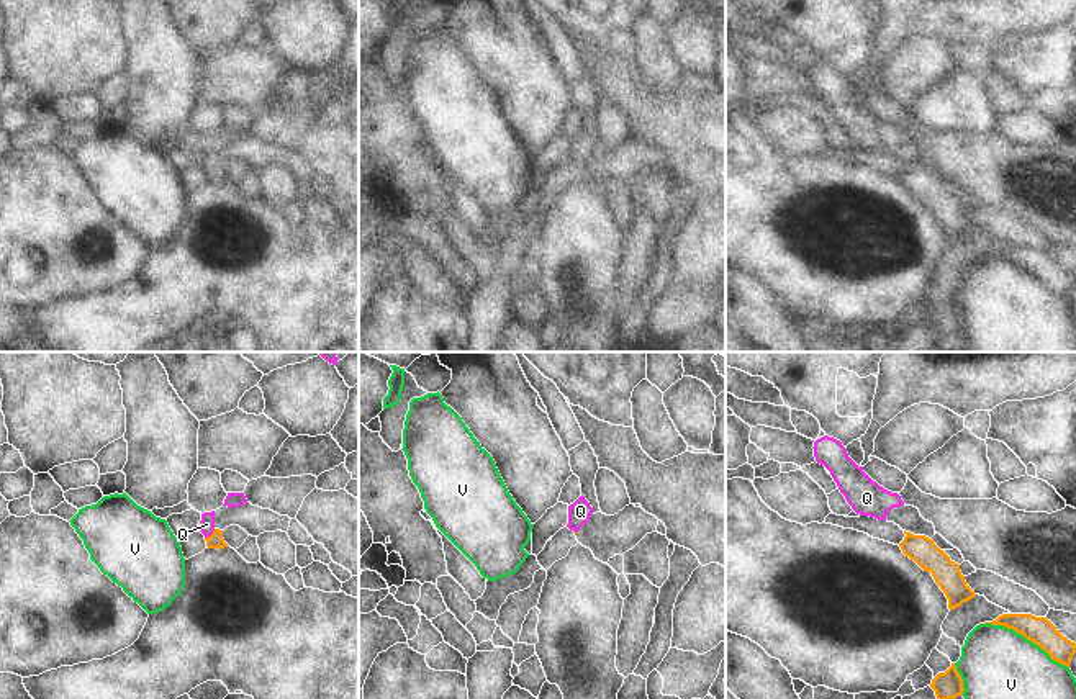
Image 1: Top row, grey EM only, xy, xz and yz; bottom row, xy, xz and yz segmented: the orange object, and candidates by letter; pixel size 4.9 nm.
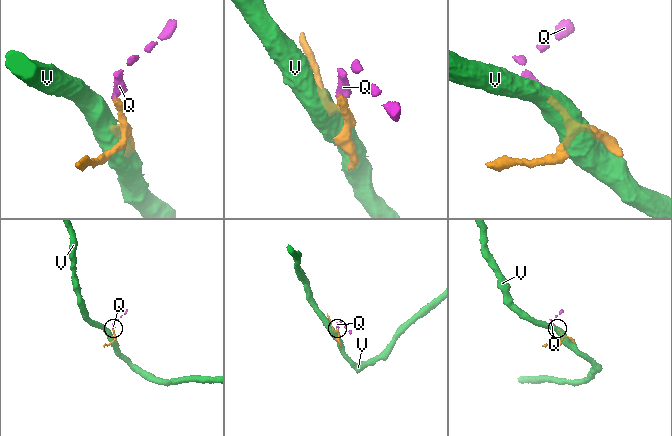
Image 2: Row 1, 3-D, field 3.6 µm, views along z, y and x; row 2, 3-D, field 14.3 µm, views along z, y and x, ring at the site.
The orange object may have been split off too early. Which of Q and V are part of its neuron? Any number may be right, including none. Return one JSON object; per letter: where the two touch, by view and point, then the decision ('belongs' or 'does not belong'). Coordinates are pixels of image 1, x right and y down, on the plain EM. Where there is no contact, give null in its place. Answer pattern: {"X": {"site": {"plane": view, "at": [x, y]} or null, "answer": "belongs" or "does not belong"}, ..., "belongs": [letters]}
{"Q": {"site": {"plane": "xy", "at": [212, 167]}, "answer": "belongs"}, "V": {"site": {"plane": "yz", "at": [1027, 272]}, "answer": "does not belong"}, "belongs": ["Q"]}

